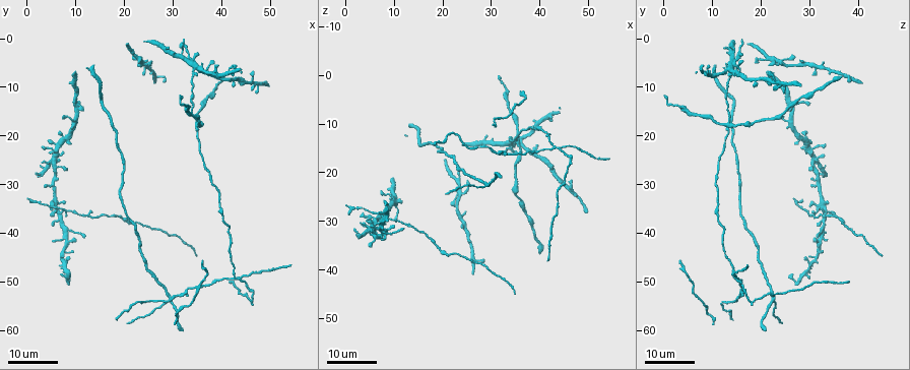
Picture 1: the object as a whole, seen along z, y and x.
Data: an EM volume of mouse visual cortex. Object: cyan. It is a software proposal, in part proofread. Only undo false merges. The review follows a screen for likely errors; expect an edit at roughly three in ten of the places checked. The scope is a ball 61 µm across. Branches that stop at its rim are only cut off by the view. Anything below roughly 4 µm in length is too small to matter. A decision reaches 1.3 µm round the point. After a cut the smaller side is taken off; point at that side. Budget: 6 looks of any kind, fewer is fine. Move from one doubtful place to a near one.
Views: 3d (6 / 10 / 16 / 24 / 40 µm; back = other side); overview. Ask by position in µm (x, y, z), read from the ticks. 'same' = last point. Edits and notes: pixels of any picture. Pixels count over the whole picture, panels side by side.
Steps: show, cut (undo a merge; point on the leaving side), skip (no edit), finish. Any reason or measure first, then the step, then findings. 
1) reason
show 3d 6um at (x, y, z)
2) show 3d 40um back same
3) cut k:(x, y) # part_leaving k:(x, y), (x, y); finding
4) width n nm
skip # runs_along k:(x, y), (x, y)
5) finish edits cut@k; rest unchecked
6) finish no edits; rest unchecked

four-way junction
show 3d 24um at (42.5, 49.5, 14.5)

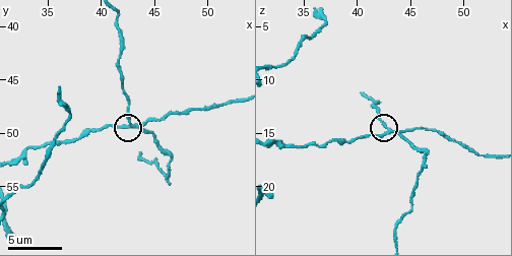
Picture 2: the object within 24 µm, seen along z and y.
closer look
show 3d 6um at (43.0, 49.0, 14.8)

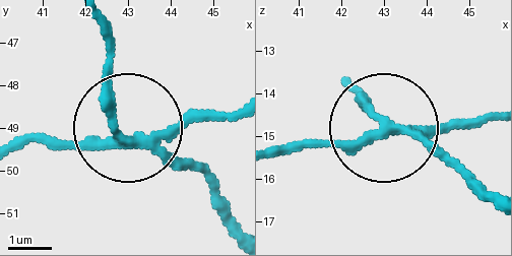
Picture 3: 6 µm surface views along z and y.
show 3d 6um back at (43.00, 49.30, 14.65)

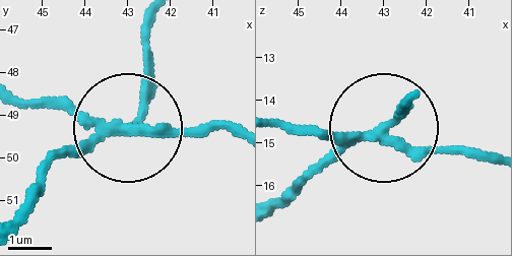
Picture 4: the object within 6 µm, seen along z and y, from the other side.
side_arm 89 um
cut 4:(54, 97) # part_leaving 4:(120, 127), (237, 134); two cells meet here

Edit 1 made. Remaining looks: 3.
redraw
show overview

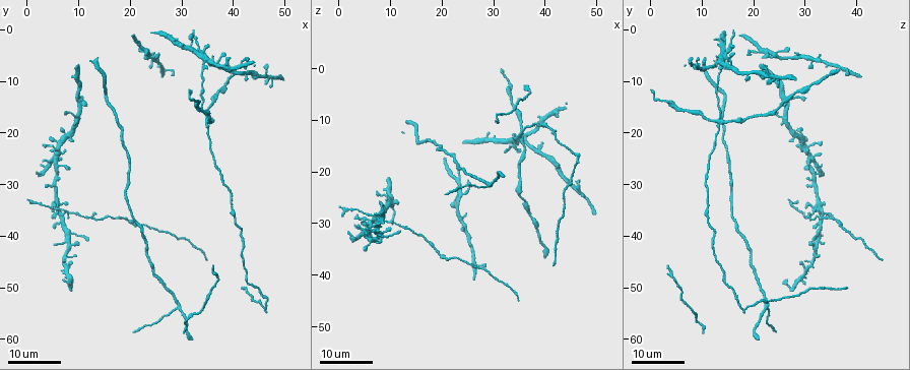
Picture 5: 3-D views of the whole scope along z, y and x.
a fork
show 3d 16um at (29.5, 54.0, 22.5)

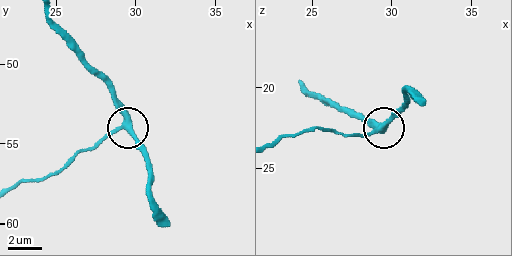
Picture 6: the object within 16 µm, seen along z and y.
show 3d 10um same

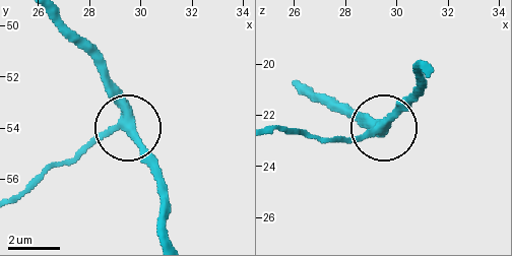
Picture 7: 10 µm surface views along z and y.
arms 3
skip # one cell here

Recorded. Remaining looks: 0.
finish edits cut@4; rest unchecked

